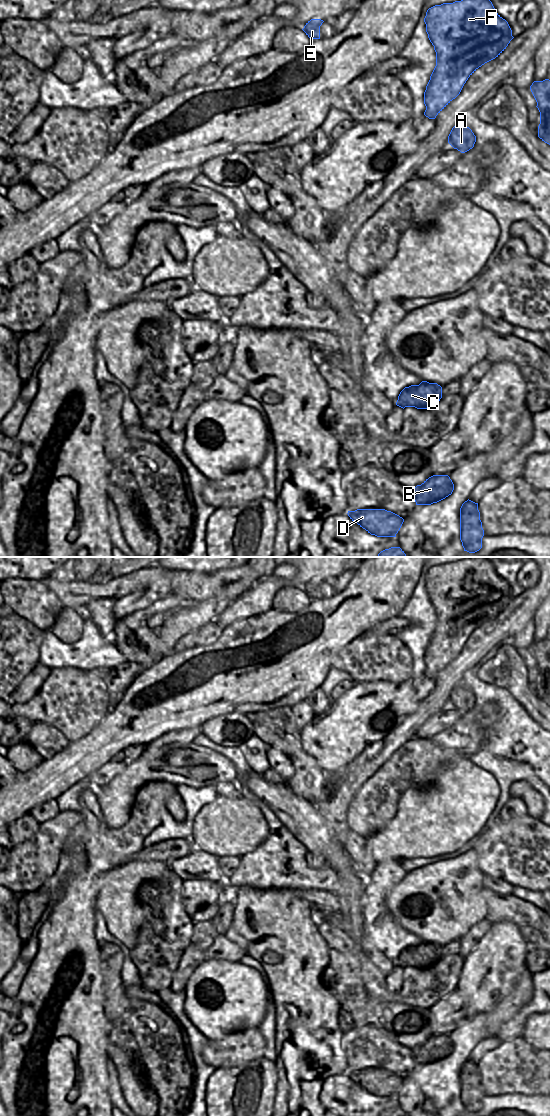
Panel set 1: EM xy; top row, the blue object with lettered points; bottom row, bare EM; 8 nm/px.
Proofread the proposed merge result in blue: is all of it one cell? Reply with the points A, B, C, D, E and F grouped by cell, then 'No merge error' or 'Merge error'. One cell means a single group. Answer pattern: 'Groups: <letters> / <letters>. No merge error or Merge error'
Groups: A B C D E F. No merge error

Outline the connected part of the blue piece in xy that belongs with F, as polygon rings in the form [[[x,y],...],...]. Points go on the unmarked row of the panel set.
[[[472,557],[453,563],[443,563],[429,568],[424,578],[426,592],[436,612],[436,626],[424,652],[424,675],[429,679],[436,676],[461,652],[468,638],[482,625],[498,617],[514,598],[508,582],[495,570],[488,557]]]

